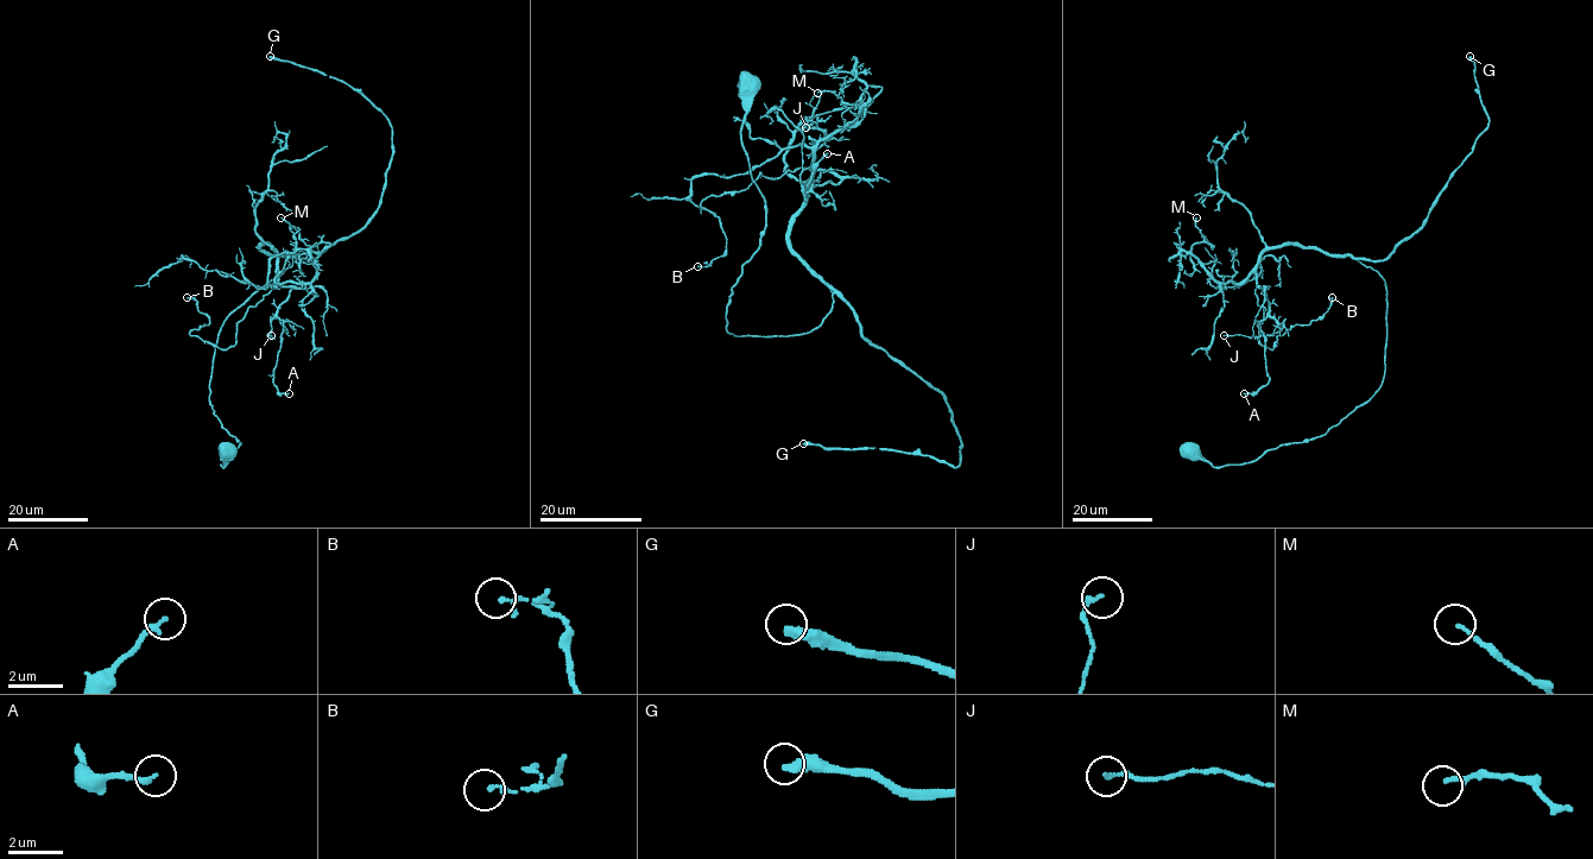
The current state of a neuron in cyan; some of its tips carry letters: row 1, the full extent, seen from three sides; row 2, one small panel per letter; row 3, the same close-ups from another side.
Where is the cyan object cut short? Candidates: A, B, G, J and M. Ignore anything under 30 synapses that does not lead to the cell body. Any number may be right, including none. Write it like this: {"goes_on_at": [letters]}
{"goes_on_at": ["G"]}

